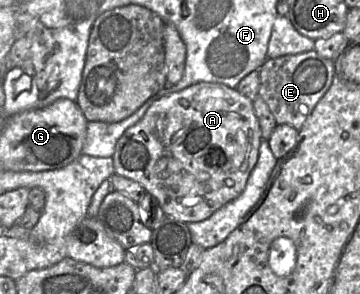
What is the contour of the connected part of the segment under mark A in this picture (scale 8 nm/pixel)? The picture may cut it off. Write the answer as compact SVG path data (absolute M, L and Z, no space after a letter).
M200 82L179 92L166 95L154 102L142 119L126 129L118 139L112 159L115 173L142 185L146 193L156 198L165 216L172 217L184 223L191 223L209 218L215 211L237 198L243 192L248 177L257 163L260 143L261 129L258 118L255 115L253 102L236 88L230 88L221 83Z

